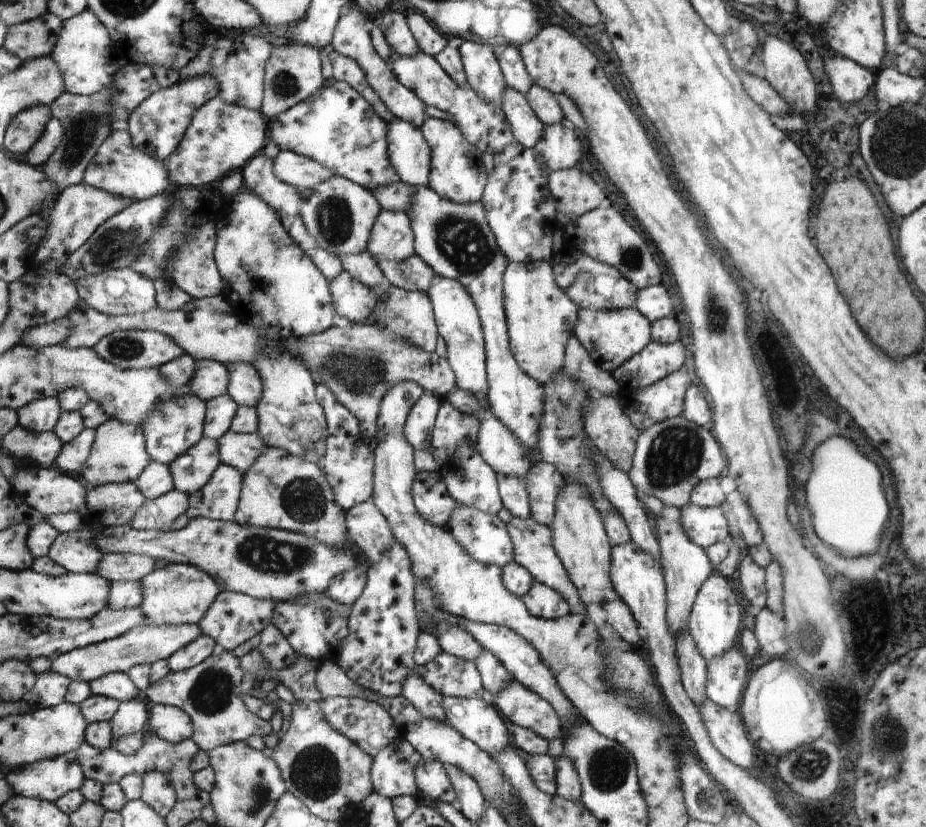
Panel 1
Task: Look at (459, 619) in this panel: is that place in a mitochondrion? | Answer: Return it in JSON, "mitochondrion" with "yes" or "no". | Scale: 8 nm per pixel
{"mitochondrion":"no"}

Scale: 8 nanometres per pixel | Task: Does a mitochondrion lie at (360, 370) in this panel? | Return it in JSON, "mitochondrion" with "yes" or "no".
{"mitochondrion":"yes"}

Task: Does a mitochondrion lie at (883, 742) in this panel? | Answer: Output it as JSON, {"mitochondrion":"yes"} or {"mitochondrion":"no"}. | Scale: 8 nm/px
{"mitochondrion":"yes"}

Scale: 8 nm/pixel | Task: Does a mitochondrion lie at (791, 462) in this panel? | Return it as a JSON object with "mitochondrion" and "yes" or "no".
{"mitochondrion":"no"}

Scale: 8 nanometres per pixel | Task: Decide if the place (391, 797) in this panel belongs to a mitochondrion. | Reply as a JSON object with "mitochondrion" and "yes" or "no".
{"mitochondrion":"no"}

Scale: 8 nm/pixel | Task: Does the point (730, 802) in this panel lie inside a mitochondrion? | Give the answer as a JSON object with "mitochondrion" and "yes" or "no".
{"mitochondrion":"no"}

